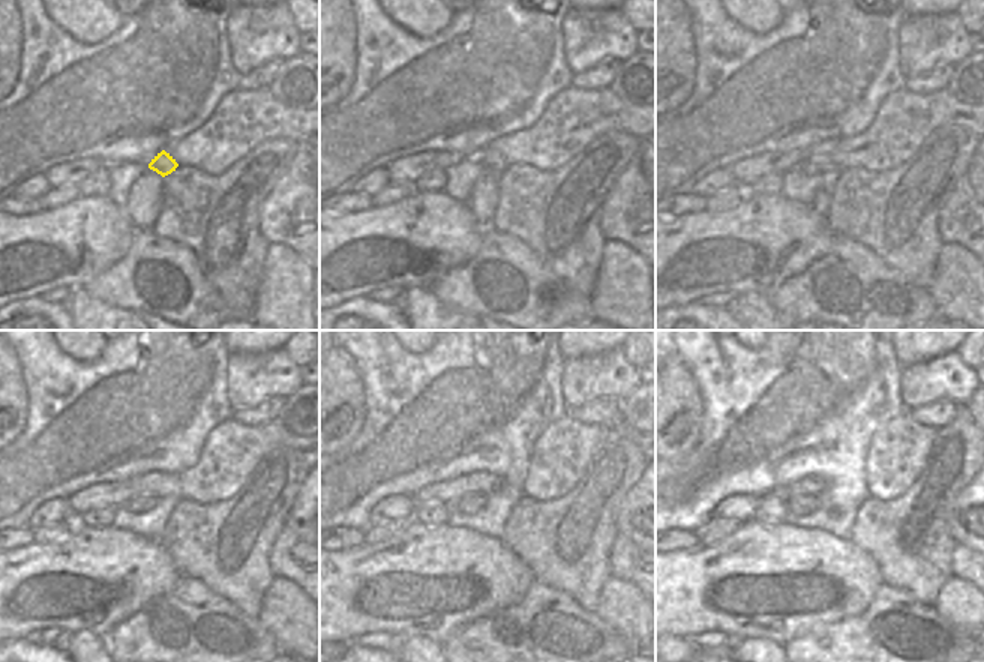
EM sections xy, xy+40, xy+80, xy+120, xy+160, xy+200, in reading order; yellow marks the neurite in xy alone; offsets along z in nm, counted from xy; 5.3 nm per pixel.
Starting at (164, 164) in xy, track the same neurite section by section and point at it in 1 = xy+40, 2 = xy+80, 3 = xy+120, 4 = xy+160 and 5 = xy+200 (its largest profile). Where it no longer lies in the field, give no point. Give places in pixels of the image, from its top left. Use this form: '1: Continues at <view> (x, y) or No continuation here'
1: Continues at xy+40 (492, 162)
2: Continues at xy+80 (810, 167)
3: Continues at xy+120 (140, 503)
4: Continues at xy+160 (473, 503)
5: Continues at xy+200 (800, 505)

